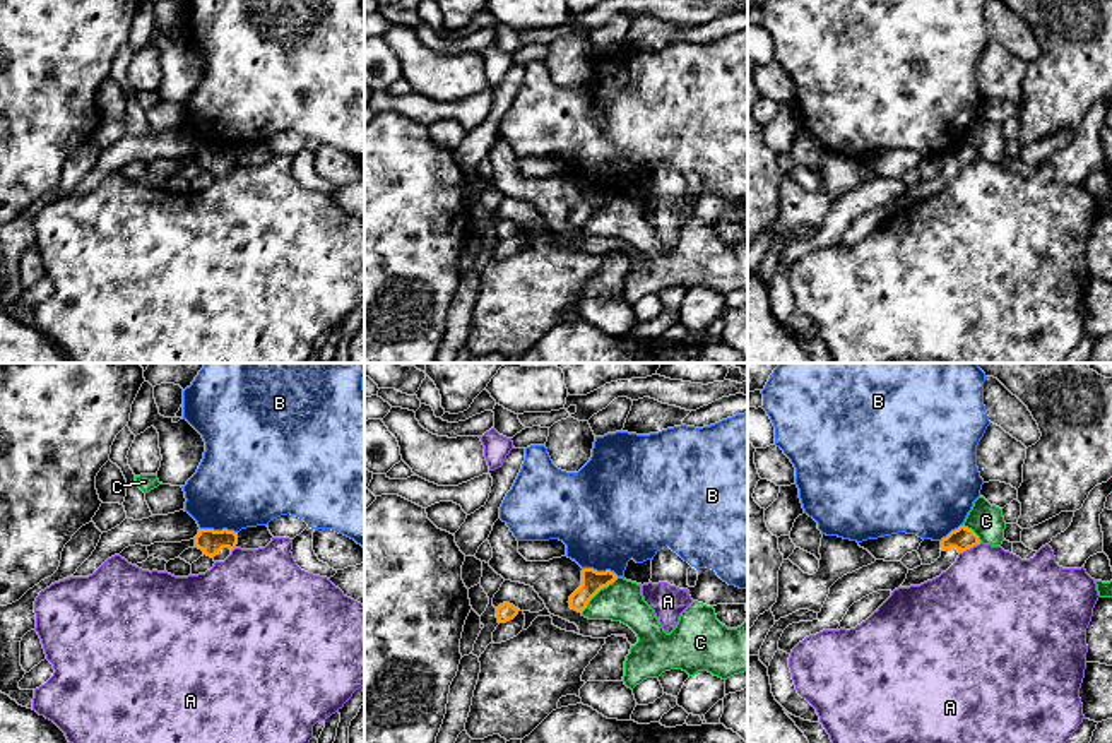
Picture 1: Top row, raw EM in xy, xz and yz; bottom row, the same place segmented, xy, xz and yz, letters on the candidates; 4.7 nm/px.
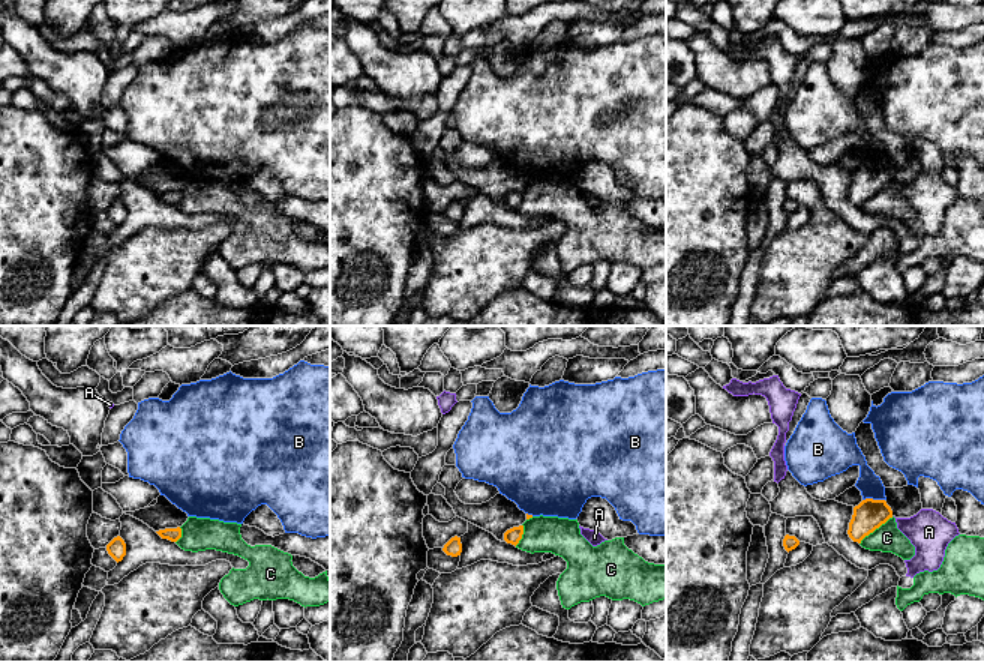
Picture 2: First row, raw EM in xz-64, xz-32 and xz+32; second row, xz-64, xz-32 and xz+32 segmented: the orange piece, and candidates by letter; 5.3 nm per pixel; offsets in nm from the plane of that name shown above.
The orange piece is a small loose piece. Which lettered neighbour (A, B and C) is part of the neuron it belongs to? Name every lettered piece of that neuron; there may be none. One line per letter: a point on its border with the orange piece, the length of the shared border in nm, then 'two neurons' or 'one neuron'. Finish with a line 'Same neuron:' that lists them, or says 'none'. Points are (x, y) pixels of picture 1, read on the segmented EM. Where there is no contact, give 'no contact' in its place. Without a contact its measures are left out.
A: meets orange in yz at (970, 546); contact 120 nm long; two neurons
B: meets orange in xy at (219, 531); contact 180 nm long; two neurons
C: meets orange in xz at (597, 591); contact 240 nm long; two neurons
Same neuron: none

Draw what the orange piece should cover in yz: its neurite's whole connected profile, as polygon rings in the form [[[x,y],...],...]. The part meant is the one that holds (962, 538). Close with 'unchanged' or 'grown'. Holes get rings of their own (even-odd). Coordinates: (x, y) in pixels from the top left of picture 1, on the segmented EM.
[[[960,526],[941,539],[941,556],[931,565],[920,565],[914,570],[908,570],[902,587],[920,585],[939,577],[956,562],[960,553],[977,544],[980,544],[979,536],[972,529]]]; grown

